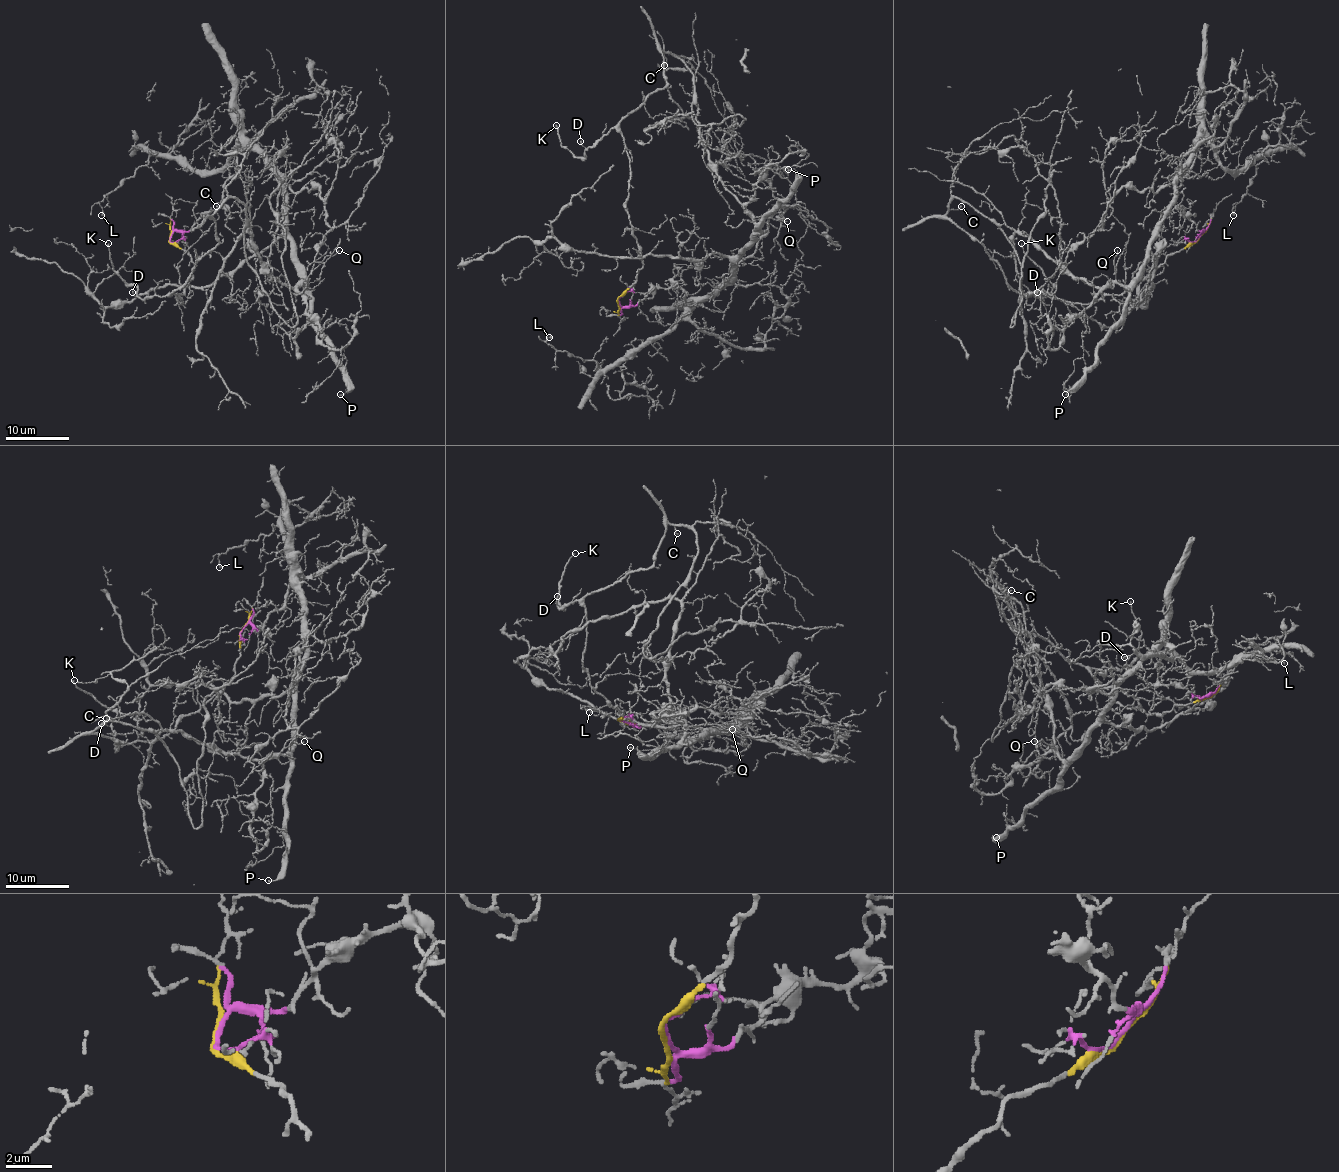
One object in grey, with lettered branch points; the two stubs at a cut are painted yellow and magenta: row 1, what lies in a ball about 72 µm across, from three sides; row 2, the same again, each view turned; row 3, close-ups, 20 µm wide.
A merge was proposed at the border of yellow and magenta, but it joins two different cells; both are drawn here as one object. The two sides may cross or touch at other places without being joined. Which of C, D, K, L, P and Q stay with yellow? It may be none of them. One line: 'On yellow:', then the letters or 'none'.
On yellow: C, D, K

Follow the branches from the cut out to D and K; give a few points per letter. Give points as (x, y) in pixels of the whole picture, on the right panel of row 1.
D: (1199, 237), (1170, 253), (1162, 264), (1119, 294), (1103, 294), (1087, 304), (1023, 294), (1044, 298), (1036, 291)
K: (1199, 237), (1119, 294), (1103, 294), (1087, 304), (1023, 294), (1043, 299), (1054, 285), (1022, 243)

